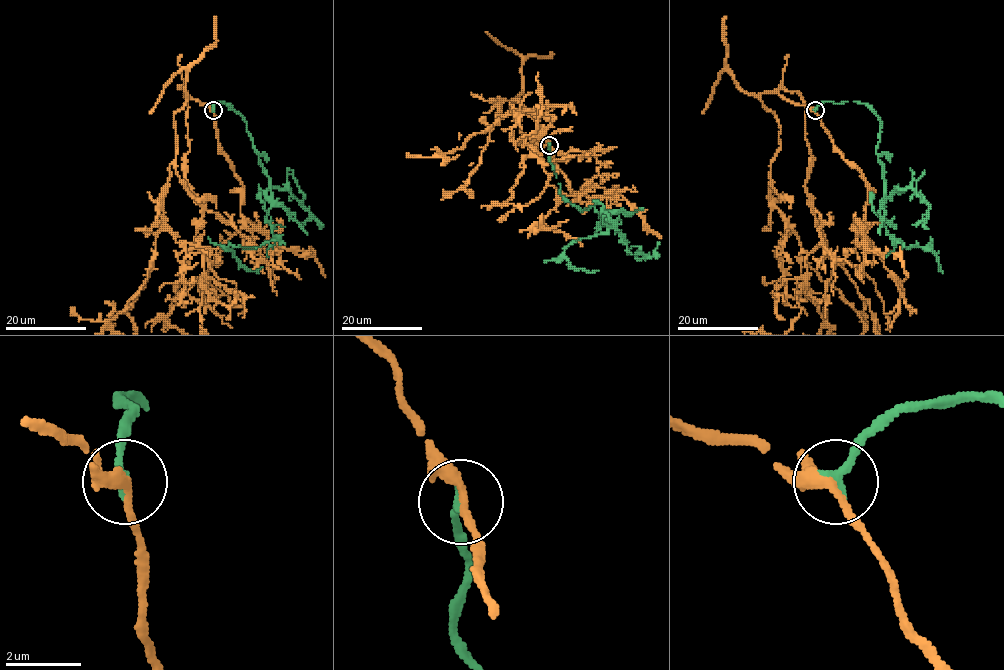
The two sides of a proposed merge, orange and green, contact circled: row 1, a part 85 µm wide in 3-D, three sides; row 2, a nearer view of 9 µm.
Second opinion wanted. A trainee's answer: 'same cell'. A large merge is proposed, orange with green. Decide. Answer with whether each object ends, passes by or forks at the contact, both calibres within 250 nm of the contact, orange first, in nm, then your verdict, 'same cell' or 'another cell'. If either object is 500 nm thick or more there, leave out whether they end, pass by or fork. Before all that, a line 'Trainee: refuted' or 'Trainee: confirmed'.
Trainee: confirmed
orange passes by | green ends | 240/240 nm | same cell

